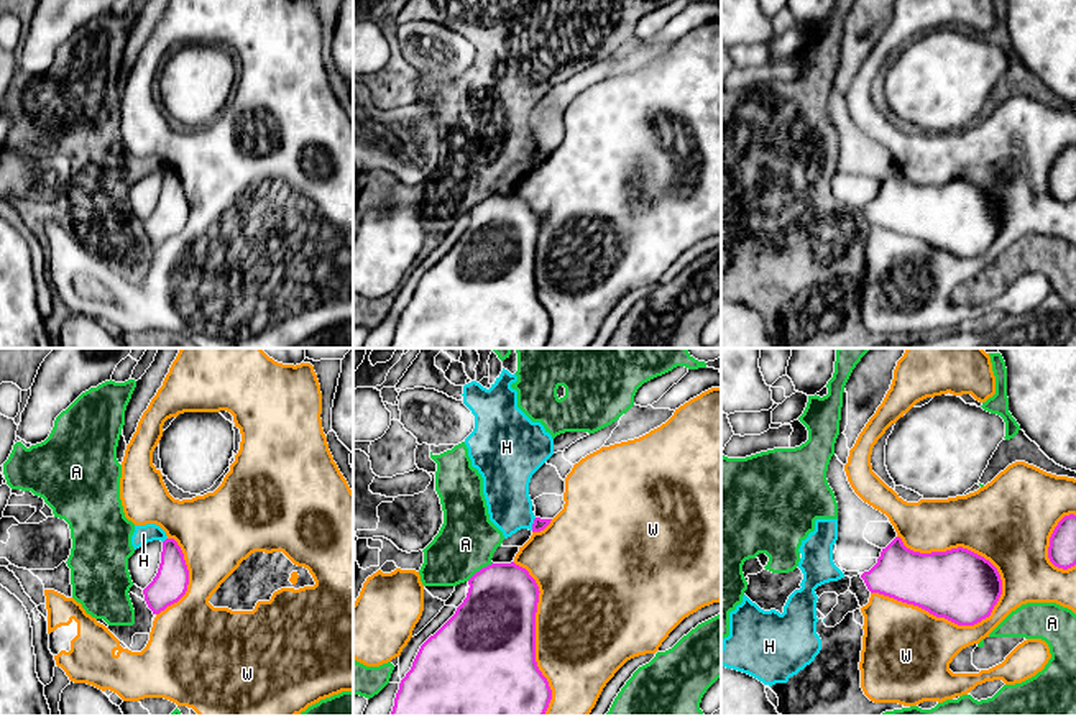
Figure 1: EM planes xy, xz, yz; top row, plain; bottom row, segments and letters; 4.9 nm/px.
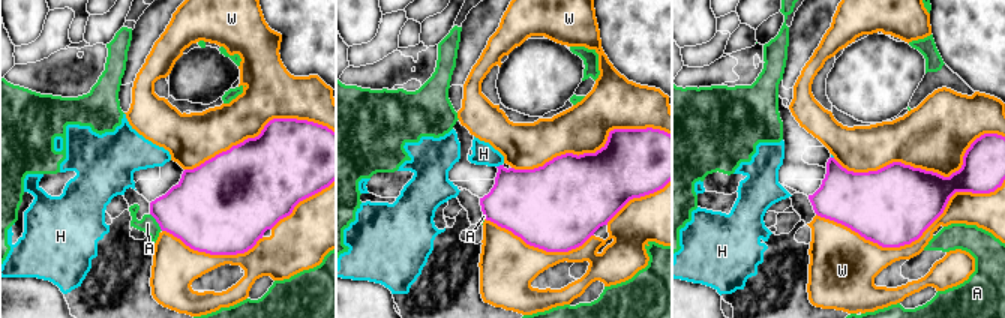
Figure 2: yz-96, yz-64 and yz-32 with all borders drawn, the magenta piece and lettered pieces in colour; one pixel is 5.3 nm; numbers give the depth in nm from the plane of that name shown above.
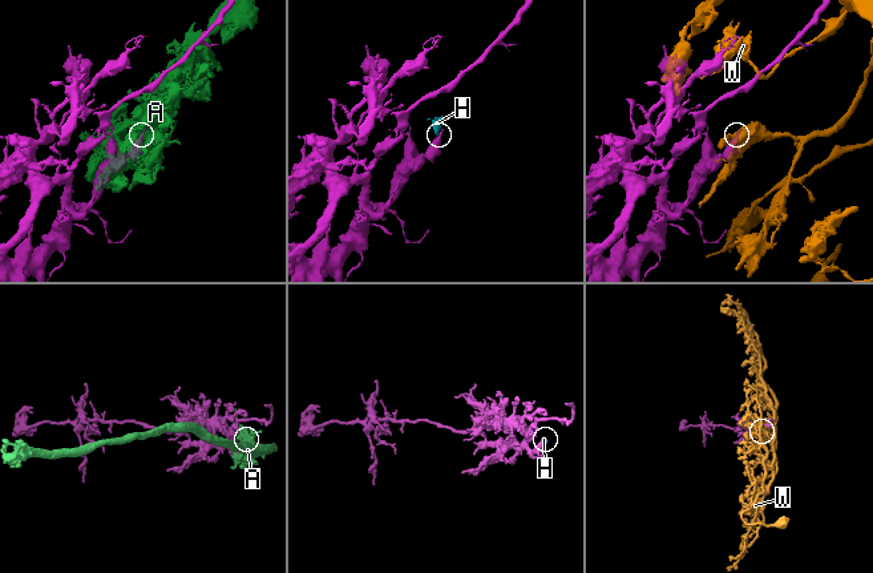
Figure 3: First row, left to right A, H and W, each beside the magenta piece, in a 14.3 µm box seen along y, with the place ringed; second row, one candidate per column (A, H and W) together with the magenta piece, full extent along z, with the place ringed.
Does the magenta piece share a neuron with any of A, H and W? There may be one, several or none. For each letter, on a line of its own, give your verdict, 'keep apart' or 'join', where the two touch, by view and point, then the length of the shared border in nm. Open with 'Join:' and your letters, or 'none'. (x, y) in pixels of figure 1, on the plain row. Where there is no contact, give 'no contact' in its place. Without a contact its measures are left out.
Join: none
A: keep apart | xz (480, 202) | 160 nm
H: keep apart | xz (533, 156) | 70 nm
W: keep apart | yz (947, 250) | 650 nm

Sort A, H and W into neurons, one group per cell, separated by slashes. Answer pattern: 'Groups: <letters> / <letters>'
Groups: A H / W

